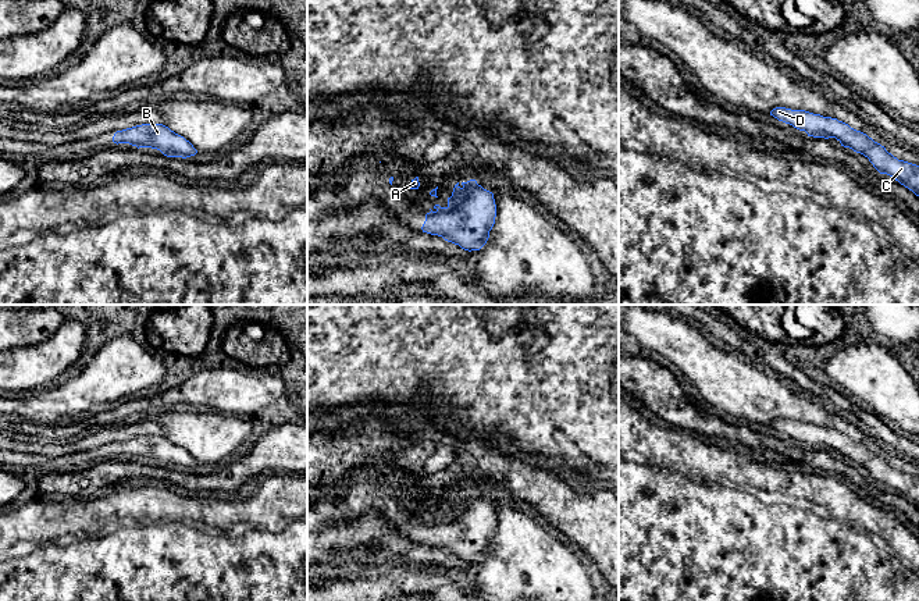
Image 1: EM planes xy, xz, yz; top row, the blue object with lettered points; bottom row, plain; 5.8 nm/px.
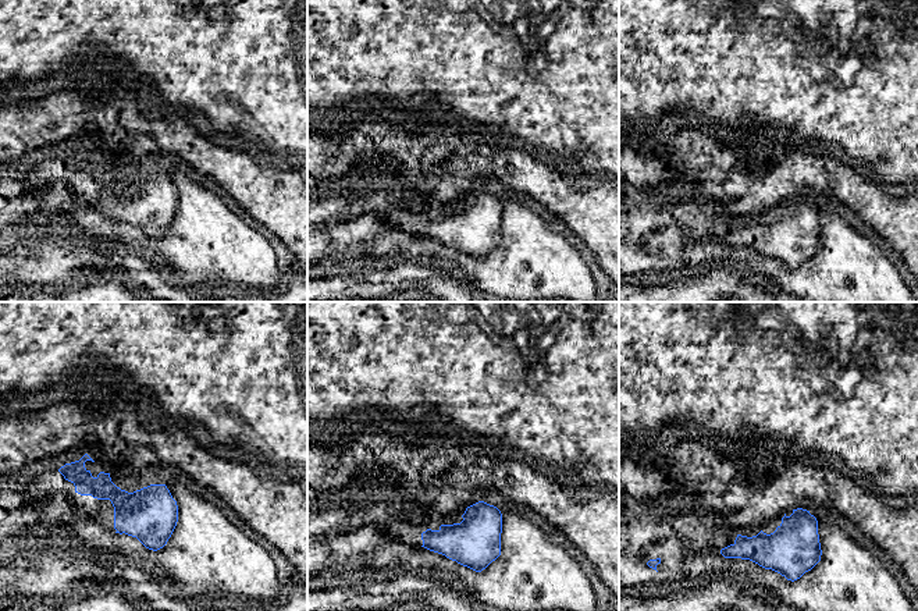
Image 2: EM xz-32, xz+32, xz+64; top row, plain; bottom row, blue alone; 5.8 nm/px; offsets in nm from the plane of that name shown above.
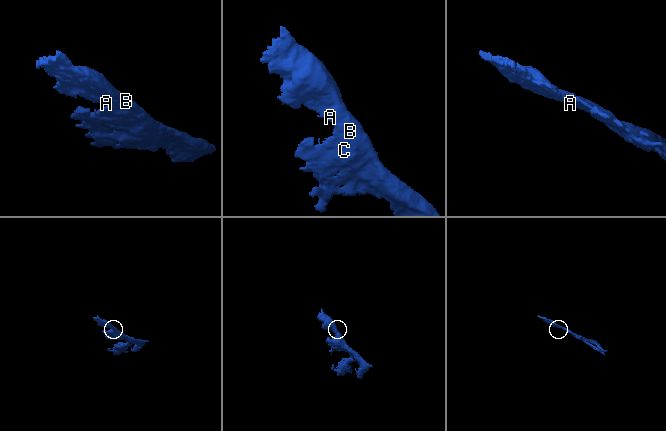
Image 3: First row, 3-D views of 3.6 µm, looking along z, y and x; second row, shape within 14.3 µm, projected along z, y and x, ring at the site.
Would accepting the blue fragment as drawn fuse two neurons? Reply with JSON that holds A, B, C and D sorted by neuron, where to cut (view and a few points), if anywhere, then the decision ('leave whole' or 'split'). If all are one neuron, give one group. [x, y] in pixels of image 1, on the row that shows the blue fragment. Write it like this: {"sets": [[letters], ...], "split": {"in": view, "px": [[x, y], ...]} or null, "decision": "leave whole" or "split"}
{"sets": [["A", "B", "C", "D"]], "split": null, "decision": "leave whole"}

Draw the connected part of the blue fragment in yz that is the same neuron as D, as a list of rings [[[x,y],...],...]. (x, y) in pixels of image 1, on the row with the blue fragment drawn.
[[[776,107],[770,111],[770,115],[799,131],[805,131],[808,136],[836,138],[841,146],[868,157],[880,174],[894,177],[895,181],[919,196],[919,166],[898,160],[866,134],[851,128],[837,118],[823,117],[805,110]]]

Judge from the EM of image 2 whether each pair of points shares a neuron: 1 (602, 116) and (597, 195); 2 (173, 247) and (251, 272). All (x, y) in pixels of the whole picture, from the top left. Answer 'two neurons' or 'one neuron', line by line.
1: two neurons
2: one neuron

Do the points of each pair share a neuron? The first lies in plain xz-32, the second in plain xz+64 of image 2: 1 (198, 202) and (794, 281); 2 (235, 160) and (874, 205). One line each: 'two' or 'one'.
1: one
2: one

